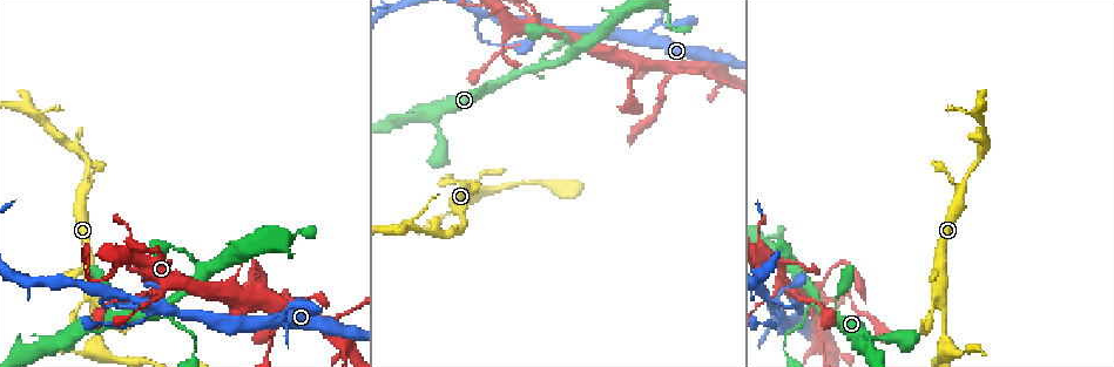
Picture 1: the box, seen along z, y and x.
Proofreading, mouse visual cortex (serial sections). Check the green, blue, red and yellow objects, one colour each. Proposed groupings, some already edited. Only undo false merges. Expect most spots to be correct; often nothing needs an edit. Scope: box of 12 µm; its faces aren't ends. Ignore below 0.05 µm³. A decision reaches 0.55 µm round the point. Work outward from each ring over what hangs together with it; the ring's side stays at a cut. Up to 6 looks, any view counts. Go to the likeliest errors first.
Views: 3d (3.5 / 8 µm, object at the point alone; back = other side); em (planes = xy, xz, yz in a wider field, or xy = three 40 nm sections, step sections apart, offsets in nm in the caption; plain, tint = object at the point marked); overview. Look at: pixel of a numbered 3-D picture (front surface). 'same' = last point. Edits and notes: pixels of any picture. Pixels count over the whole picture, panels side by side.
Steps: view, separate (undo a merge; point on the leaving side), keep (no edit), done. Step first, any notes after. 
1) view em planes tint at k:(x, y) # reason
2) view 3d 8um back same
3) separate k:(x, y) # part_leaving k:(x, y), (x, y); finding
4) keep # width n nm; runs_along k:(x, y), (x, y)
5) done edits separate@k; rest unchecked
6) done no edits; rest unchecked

view 3d 3.5um at 1:(542, 67) # arms part here

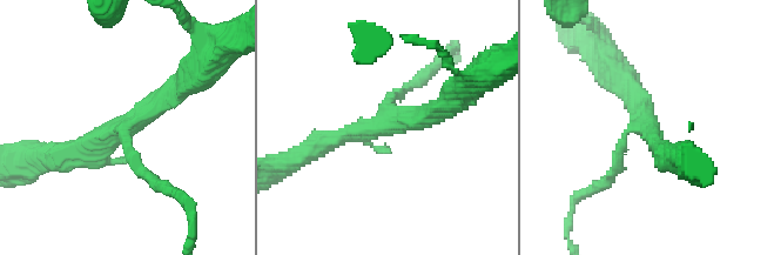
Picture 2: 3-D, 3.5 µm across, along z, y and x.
view em planes tint at 2:(386, 122)

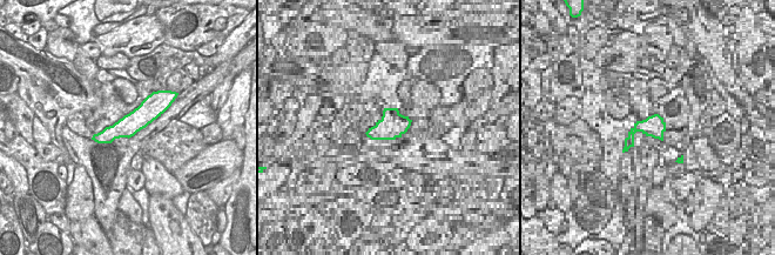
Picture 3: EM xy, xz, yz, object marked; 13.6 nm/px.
view em xy step 3 tint same # cut it another way

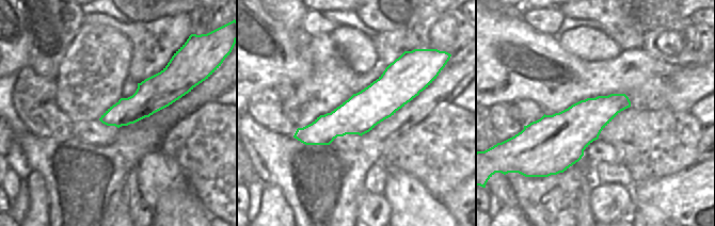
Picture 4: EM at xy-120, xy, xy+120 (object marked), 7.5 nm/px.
keep # width 300 nm; runs_along 4:(422, 86), (297, 135); one cell here

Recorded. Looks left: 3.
view 3d 3.5um at 1:(104, 296) # abrupt turn

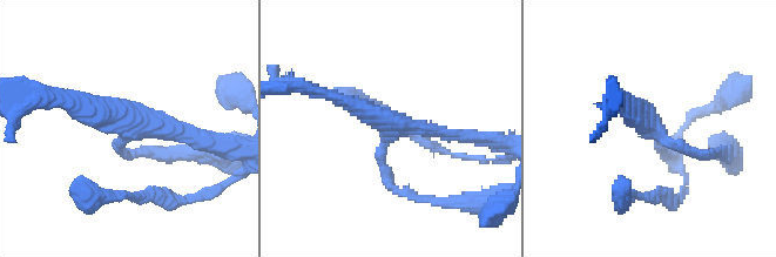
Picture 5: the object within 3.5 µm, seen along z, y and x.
view em planes tint at 5:(131, 125) # arms 3; arm_widths 150, 200, 250 nm; need the tissue

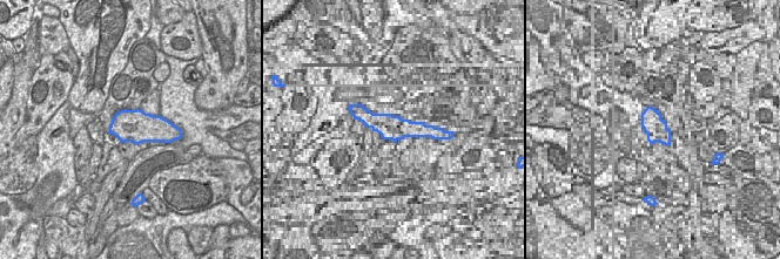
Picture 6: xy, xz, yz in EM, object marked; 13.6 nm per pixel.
keep # width 440 nm; runs_along 5:(467, 136), (392, 127), (328, 94); continuous, no second cell

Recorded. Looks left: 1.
view 3d 3.5um at 1:(983, 122) # a narrow waist

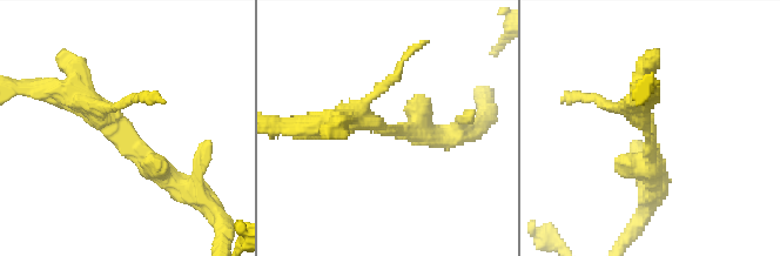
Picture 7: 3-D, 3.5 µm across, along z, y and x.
keep # runs_along 7:(182, 187), (109, 118), (59, 93); one cell here

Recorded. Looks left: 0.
done no edits; rest unchecked

